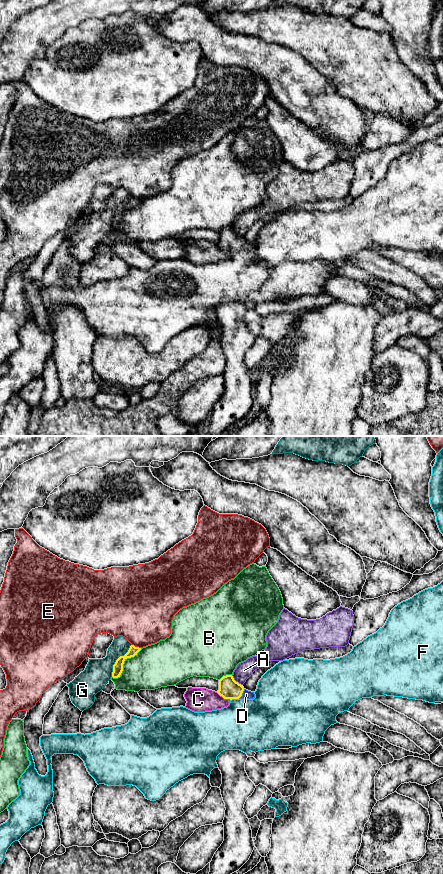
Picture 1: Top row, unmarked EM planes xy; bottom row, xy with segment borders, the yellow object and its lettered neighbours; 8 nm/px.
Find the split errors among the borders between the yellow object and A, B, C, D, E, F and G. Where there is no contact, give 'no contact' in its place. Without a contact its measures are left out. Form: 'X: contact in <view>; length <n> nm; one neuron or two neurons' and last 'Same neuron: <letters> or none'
A: contact in xy; length 130 nm; two neurons
B: contact in xy; length 340 nm; two neurons
C: contact in xy; length 120 nm; two neurons
D: contact in xy; length 90 nm; one neuron
E: contact in xy; length 80 nm; two neurons
F: contact in xy; length 70 nm; two neurons
G: contact in xy; length 300 nm; two neurons
Same neuron: D

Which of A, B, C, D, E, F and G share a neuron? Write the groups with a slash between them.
A / B / C / D / E / F / G

